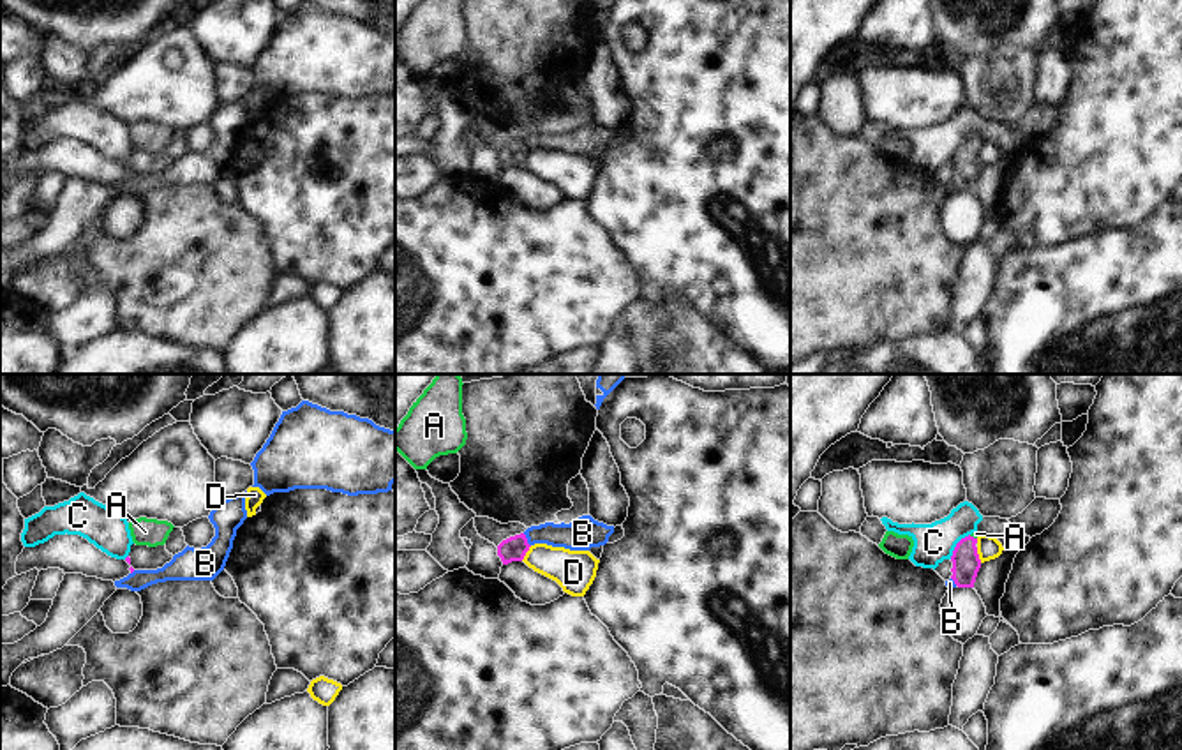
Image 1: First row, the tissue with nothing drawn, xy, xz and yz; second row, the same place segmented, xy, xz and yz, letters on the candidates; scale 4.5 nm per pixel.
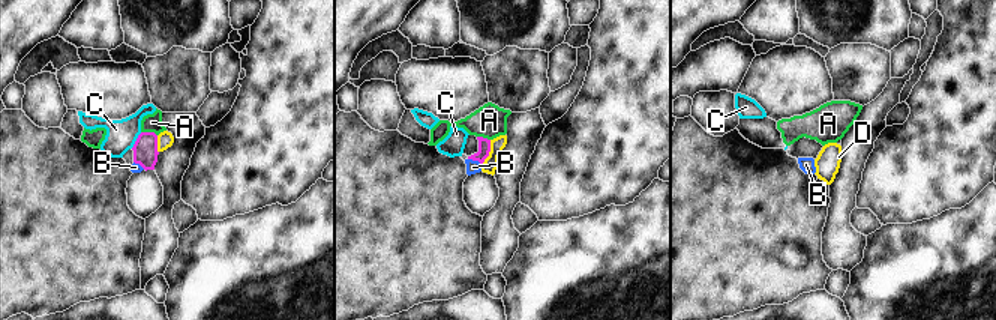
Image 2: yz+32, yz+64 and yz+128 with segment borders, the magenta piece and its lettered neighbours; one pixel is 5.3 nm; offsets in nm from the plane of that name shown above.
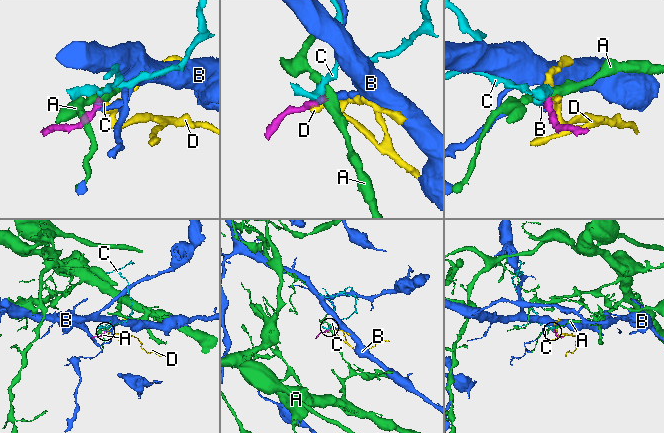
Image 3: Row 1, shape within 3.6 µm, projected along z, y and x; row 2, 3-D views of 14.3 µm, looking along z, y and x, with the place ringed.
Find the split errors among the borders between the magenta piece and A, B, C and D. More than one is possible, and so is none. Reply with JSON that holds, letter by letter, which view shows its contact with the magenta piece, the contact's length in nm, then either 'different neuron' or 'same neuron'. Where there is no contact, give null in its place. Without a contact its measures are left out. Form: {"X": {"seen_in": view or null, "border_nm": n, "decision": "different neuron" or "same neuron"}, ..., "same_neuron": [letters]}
{"A": {"seen_in": "yz", "border_nm": 40, "decision": "different neuron"}, "B": {"seen_in": "xz", "border_nm": 70, "decision": "different neuron"}, "C": {"seen_in": "yz", "border_nm": 150, "decision": "different neuron"}, "D": {"seen_in": "xz", "border_nm": 90, "decision": "different neuron"}, "same_neuron": []}

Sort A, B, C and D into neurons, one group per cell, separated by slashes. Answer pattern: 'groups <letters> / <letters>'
groups A / B / C / D

